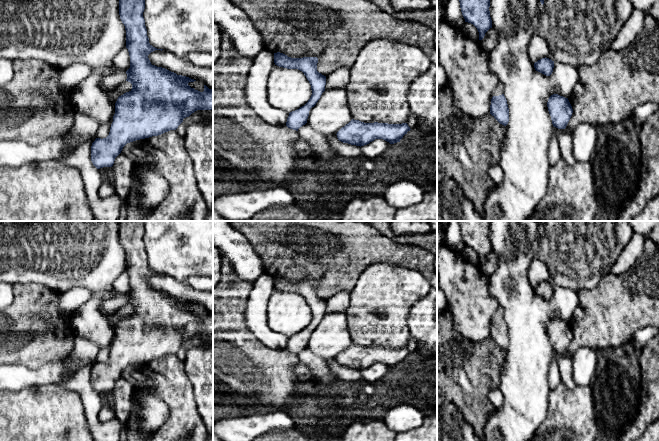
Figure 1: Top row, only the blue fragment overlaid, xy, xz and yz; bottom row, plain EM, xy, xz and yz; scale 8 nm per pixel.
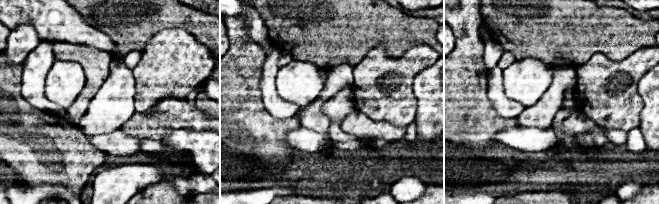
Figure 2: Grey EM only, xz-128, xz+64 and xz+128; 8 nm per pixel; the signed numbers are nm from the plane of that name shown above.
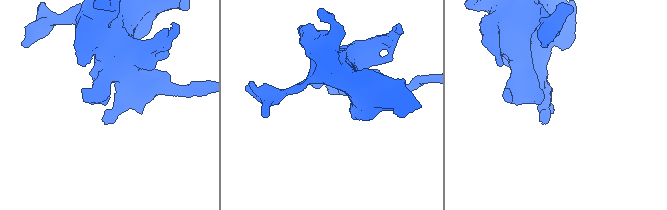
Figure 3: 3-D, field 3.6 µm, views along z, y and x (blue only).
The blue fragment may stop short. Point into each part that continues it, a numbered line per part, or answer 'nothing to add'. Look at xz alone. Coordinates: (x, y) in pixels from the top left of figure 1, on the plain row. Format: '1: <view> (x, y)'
nothing to add

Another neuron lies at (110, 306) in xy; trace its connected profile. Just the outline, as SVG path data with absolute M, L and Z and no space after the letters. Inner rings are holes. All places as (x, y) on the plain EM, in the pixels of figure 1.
M118 295L115 298L109 299L103 304L103 311L107 315L115 313L122 306L126 305L127 298L126 295Z

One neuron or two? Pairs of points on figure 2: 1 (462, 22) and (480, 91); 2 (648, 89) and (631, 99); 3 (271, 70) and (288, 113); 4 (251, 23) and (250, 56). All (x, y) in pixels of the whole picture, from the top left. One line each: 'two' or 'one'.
1: one
2: two
3: one
4: two

